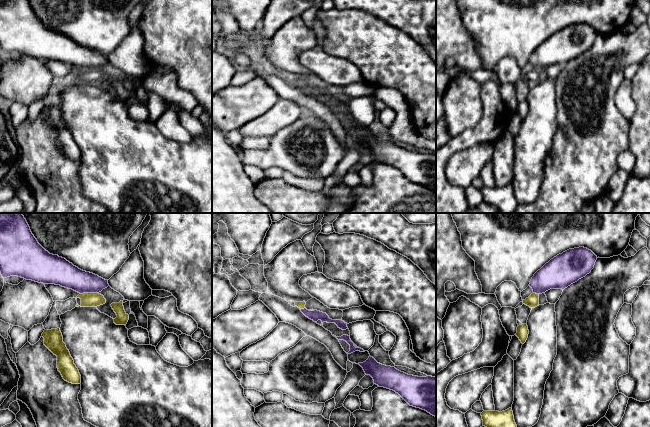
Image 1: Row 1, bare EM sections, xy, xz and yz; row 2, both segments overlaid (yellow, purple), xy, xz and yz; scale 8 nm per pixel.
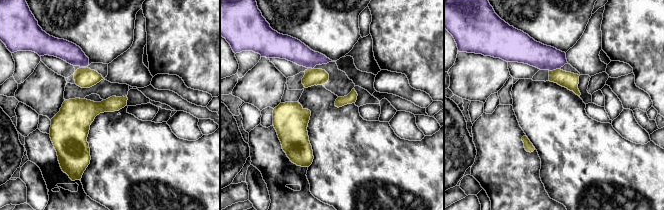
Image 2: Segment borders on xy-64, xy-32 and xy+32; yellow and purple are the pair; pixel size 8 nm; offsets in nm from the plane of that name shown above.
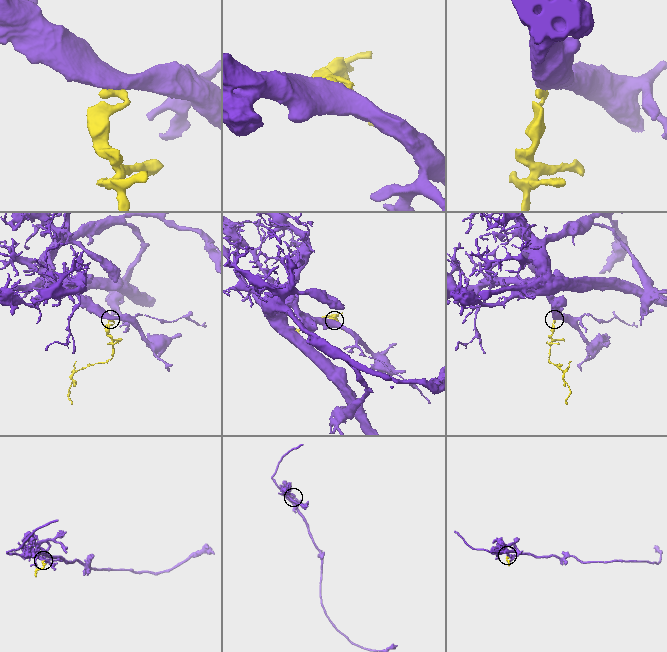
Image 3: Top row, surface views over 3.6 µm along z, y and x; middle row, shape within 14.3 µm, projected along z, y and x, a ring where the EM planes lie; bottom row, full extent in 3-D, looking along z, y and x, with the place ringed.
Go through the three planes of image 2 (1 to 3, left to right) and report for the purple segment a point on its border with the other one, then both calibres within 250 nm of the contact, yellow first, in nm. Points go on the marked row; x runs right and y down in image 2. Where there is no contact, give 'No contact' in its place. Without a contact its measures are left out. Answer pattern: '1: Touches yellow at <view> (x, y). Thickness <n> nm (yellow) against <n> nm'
1: No contact
2: Touches yellow at xy-32 (311, 68). Thickness 130 nm (yellow) against 190 nm
3: Touches yellow at xy+32 (554, 70). Thickness 130 nm (yellow) against 200 nm

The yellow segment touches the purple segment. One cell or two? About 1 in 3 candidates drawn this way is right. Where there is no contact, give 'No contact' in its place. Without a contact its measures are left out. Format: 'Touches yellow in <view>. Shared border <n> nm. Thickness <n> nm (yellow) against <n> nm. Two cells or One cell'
Touches yellow in xy. Shared border 150 nm. Thickness 110 nm (yellow) against 200 nm. Two cells

